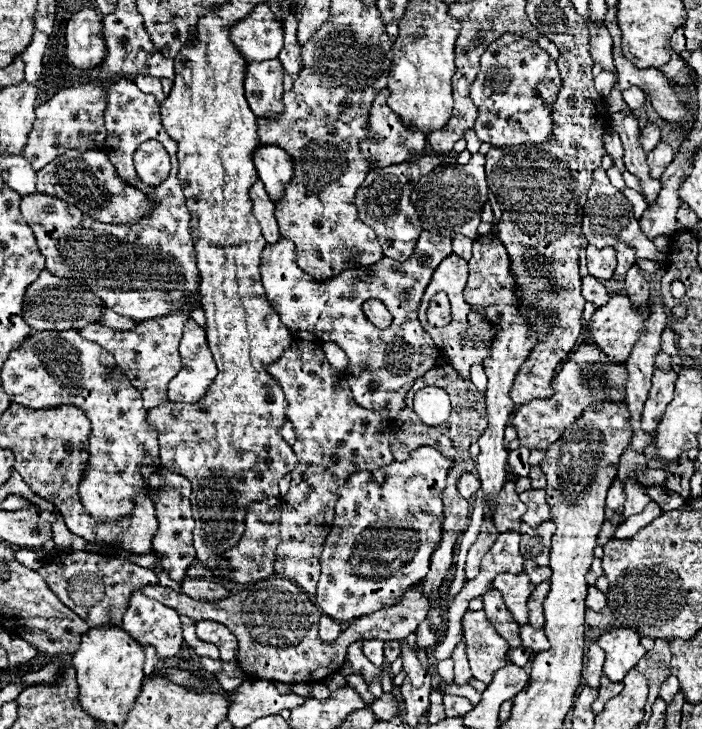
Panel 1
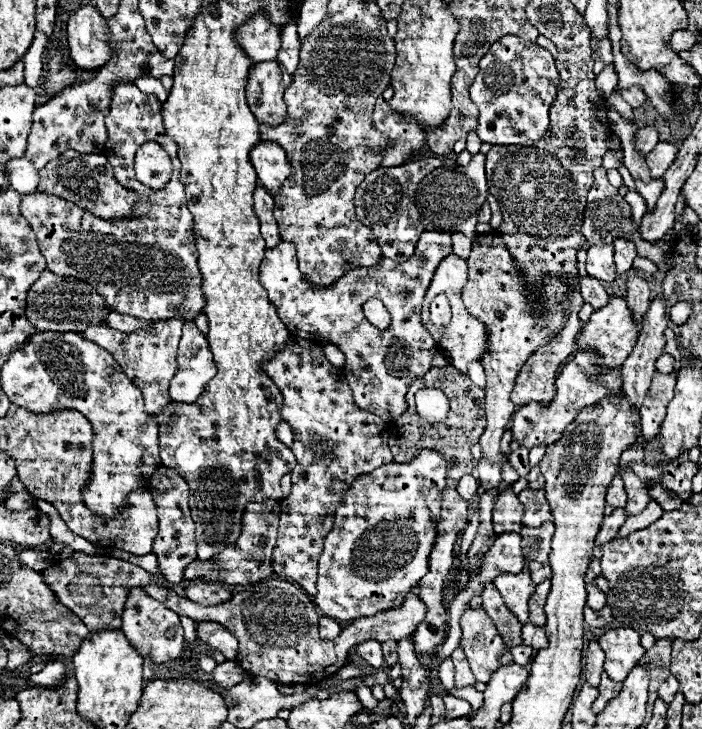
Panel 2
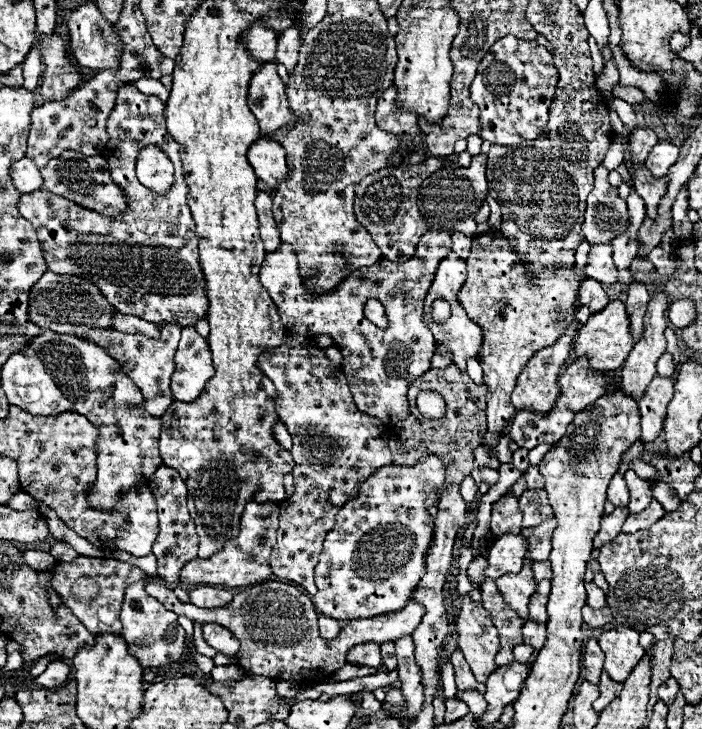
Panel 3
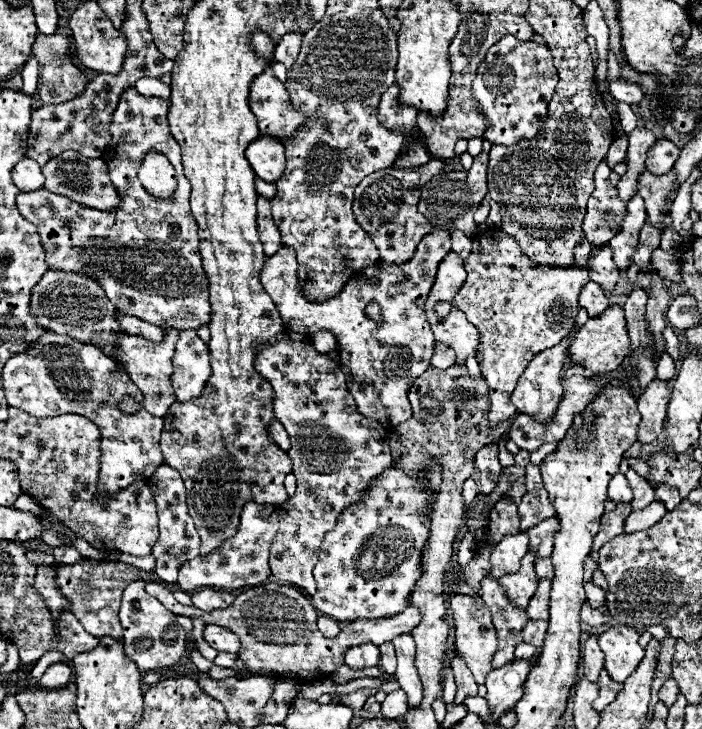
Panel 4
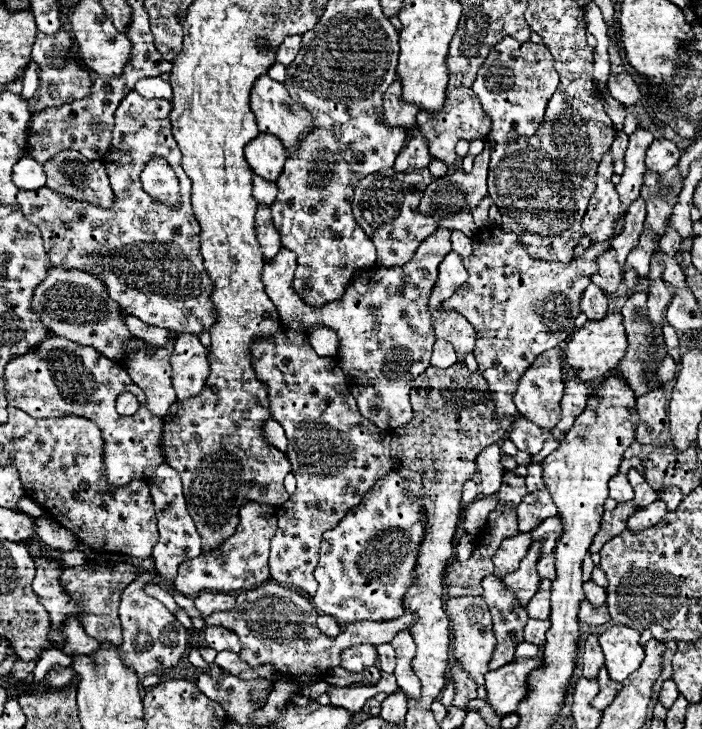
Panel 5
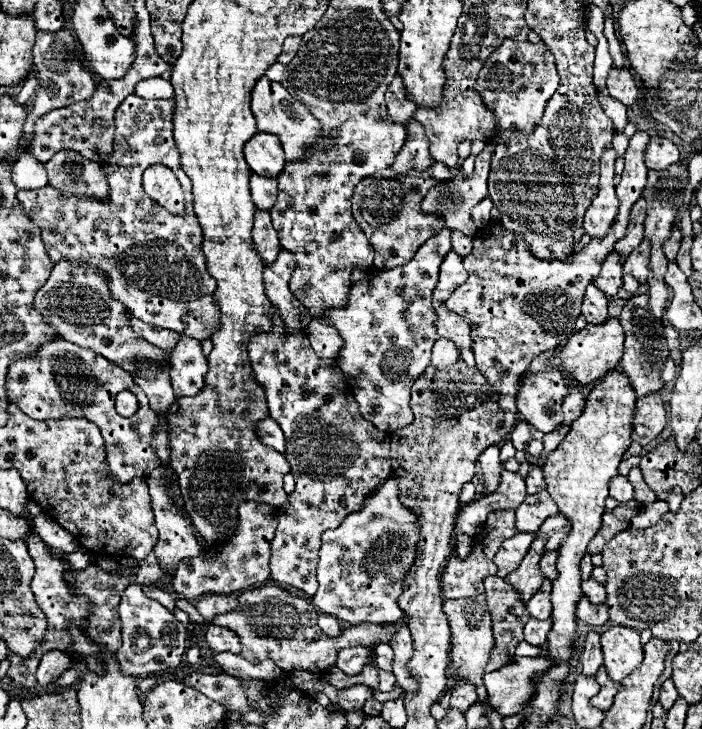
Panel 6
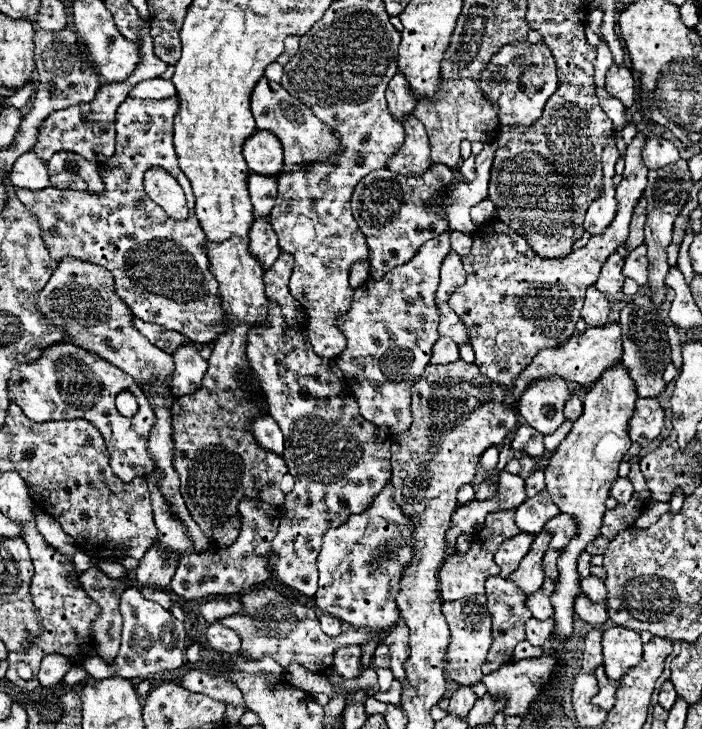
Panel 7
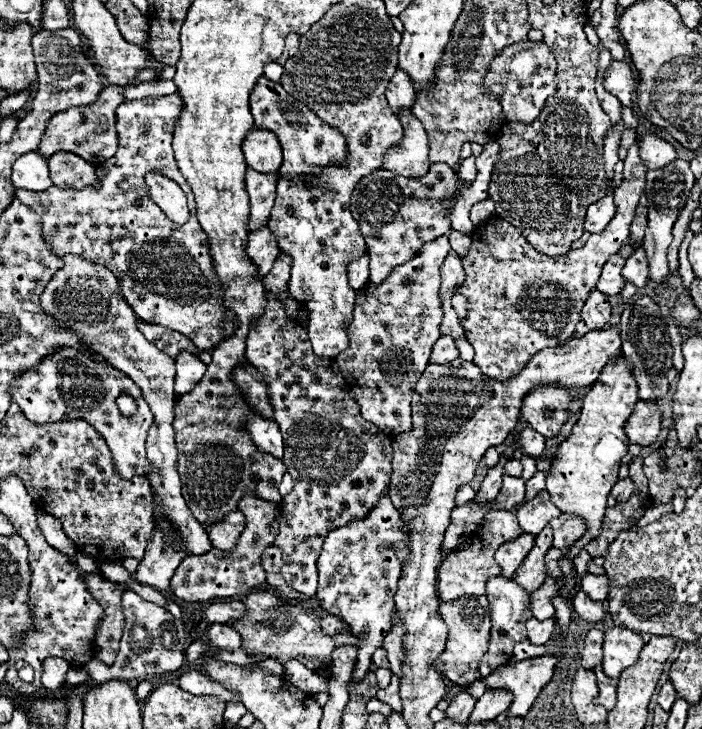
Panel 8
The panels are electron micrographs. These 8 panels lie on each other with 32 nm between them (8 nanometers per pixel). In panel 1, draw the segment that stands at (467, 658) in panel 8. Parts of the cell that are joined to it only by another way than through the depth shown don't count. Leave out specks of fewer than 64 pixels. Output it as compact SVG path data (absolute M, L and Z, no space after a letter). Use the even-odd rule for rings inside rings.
M466 610L462 618L462 630L474 678L490 684L494 672L508 666L504 656L510 646L498 636L482 610Z

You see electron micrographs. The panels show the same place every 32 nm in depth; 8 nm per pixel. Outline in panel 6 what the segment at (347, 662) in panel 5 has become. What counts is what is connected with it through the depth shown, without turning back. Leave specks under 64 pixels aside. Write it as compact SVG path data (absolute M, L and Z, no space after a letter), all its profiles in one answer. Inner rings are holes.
M366 646L344 648L344 652L336 658L336 668L340 668L346 676L356 676L366 664L372 664L372 658L374 654Z

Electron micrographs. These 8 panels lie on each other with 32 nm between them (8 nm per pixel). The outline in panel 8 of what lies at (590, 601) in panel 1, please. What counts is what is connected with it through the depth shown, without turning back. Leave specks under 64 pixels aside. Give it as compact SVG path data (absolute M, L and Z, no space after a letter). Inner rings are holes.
M586 574L580 582L580 590L584 590L592 600L606 600L610 592L610 580L608 576L596 576L596 574Z

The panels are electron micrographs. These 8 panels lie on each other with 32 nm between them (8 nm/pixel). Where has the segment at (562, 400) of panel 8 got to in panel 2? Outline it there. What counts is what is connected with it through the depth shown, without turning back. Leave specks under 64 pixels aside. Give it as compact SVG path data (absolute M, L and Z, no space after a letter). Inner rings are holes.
M576 286L572 298L570 298L570 316L568 316L562 332L558 332L558 336L556 336L550 344L538 348L538 350L528 358L528 362L524 364L524 368L520 370L520 374L518 374L518 378L516 378L516 386L514 386L514 390L512 390L512 402L514 402L516 406L524 406L524 404L532 404L532 402L550 404L550 400L554 398L554 394L556 394L554 382L556 382L556 376L558 376L558 368L560 368L560 364L564 364L566 358L572 354L576 336L578 336L578 332L580 332L580 328L582 328L582 322L578 320L578 312L580 312L582 304L584 304L584 302L582 302L580 292L578 292L578 286Z

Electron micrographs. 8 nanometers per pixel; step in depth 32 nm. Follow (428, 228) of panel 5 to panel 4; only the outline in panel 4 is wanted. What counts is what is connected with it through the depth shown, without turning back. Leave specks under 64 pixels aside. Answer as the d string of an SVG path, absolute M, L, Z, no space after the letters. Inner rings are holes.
M432 158L428 164L420 168L406 168L406 170L394 170L386 168L380 172L374 172L372 176L366 176L358 186L354 194L354 216L356 222L372 236L378 252L380 252L380 264L404 264L408 262L418 242L434 230L434 224L424 218L418 212L418 200L422 186L432 180L432 176L438 176L444 172L444 162Z

